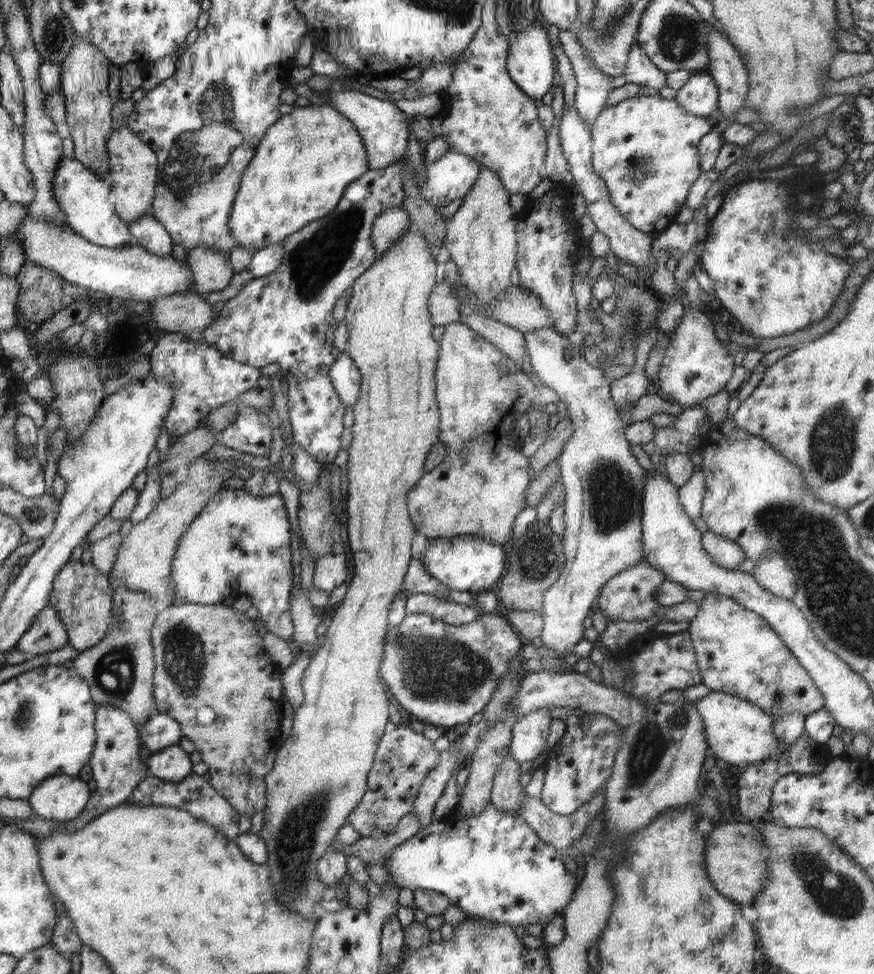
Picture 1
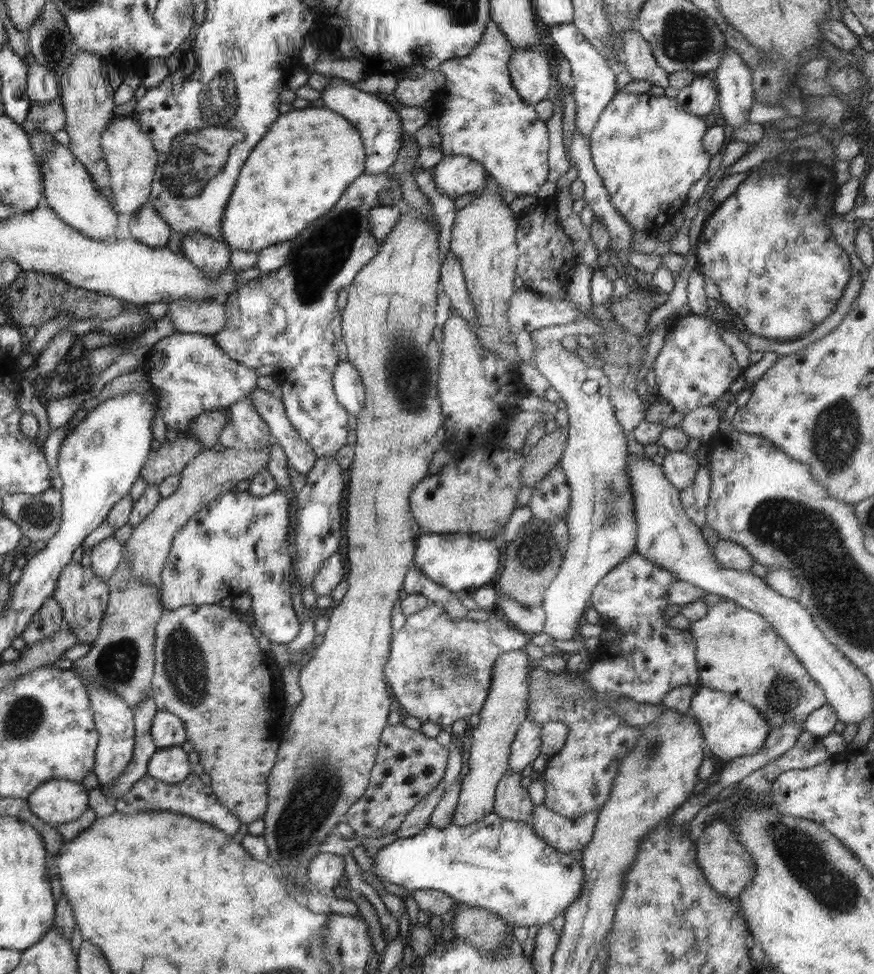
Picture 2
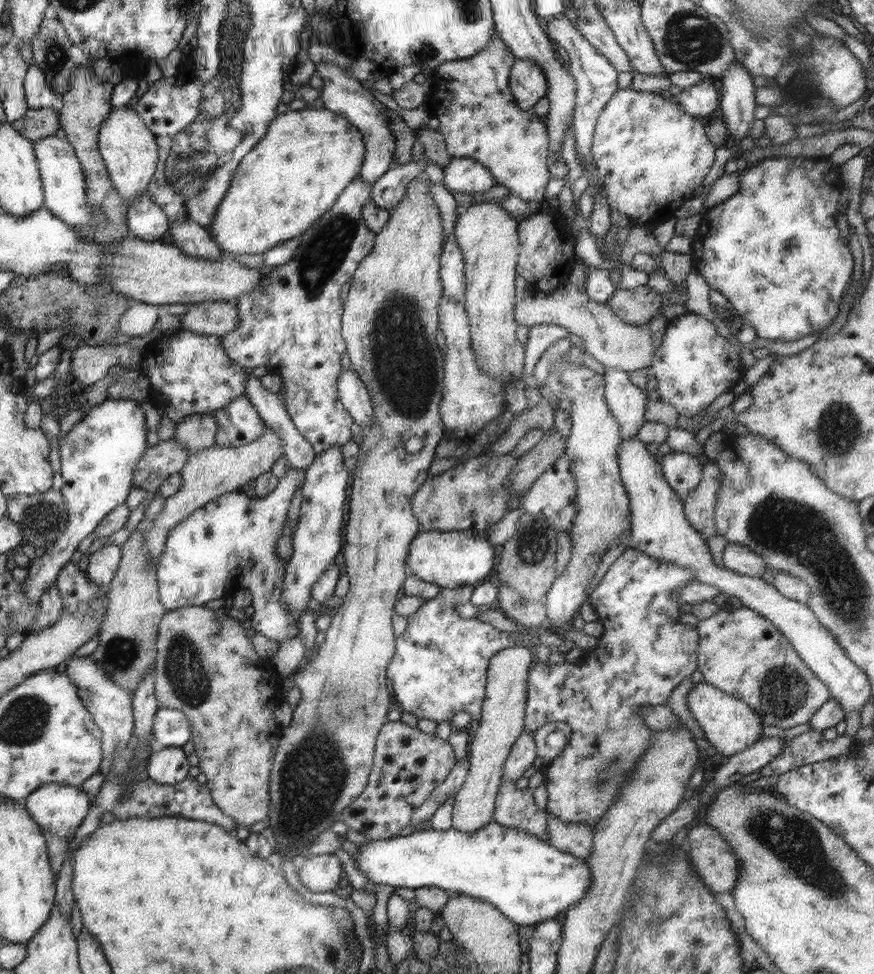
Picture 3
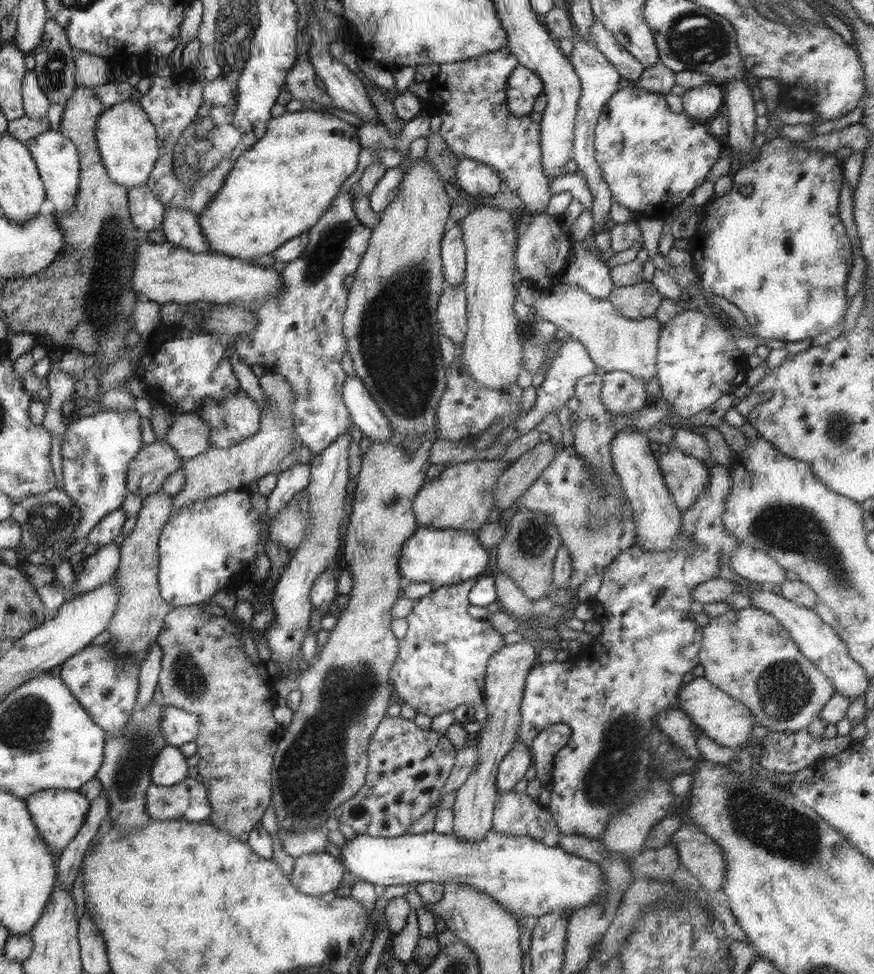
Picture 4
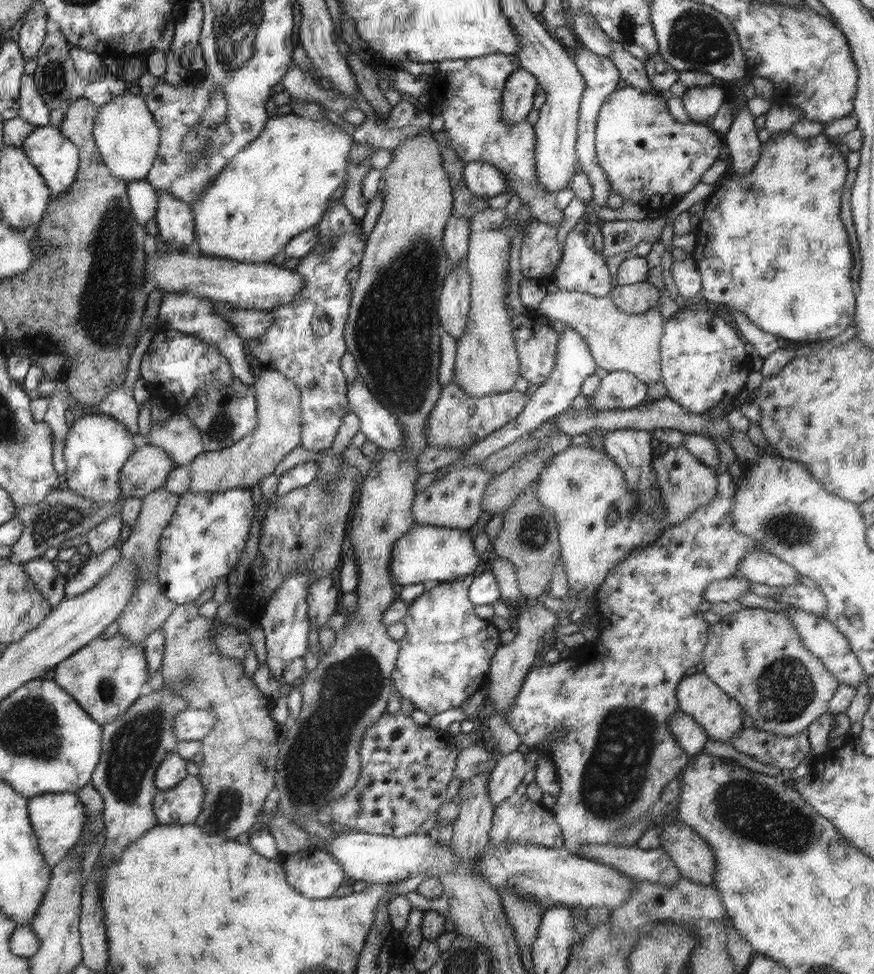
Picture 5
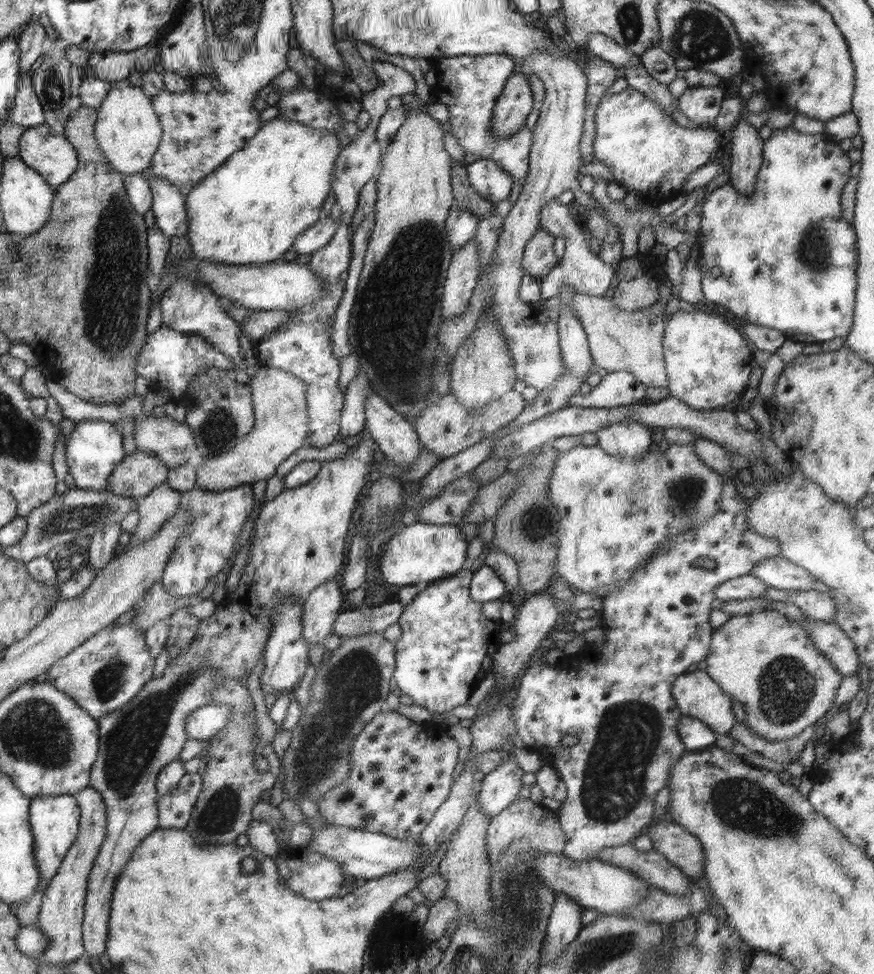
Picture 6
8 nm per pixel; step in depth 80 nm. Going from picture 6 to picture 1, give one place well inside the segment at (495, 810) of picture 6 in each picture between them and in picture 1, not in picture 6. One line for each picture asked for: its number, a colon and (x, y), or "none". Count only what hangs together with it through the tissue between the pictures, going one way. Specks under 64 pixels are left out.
1: (530, 733)
2: (525, 748)
3: (523, 752)
4: (511, 770)
5: (510, 768)

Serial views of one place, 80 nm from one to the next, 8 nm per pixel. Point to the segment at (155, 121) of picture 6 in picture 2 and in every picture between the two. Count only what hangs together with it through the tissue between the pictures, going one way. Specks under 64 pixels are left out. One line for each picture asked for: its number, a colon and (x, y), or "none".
2: (131, 157)
3: (128, 146)
4: (128, 142)
5: (127, 135)

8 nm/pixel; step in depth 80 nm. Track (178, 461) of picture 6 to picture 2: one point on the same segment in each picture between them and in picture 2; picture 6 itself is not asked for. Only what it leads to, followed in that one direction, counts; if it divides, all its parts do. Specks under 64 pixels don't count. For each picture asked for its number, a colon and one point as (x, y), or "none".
2: (206, 428)
3: (198, 432)
4: (189, 435)
5: (180, 439)

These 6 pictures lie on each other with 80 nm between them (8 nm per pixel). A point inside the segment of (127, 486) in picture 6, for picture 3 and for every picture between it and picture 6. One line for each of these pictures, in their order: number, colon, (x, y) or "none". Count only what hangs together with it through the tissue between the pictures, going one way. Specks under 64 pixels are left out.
3: (160, 461)
4: (154, 464)
5: (148, 469)

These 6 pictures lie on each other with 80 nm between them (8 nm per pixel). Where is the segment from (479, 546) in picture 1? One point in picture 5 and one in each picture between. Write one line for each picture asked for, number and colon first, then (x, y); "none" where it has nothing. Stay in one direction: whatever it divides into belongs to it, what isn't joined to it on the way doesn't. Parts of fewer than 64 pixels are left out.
2: (459, 562)
3: (452, 559)
4: (442, 557)
5: (431, 555)

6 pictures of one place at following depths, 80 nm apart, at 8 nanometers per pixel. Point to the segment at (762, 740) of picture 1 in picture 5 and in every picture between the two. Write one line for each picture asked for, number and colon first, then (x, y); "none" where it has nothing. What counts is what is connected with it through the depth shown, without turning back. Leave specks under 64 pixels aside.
2: (731, 728)
3: (730, 725)
4: (727, 721)
5: (721, 715)

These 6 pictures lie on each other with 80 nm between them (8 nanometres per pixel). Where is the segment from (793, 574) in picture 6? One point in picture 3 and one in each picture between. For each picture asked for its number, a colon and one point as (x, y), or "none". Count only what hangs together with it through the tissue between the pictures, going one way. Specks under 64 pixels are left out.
3: (741, 559)
4: (755, 565)
5: (762, 567)

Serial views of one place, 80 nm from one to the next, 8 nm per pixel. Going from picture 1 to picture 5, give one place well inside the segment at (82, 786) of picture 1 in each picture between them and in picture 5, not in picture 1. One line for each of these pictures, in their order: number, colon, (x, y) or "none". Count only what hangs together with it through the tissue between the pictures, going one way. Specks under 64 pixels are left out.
2: (56, 802)
3: (60, 810)
4: (59, 814)
5: (58, 818)

